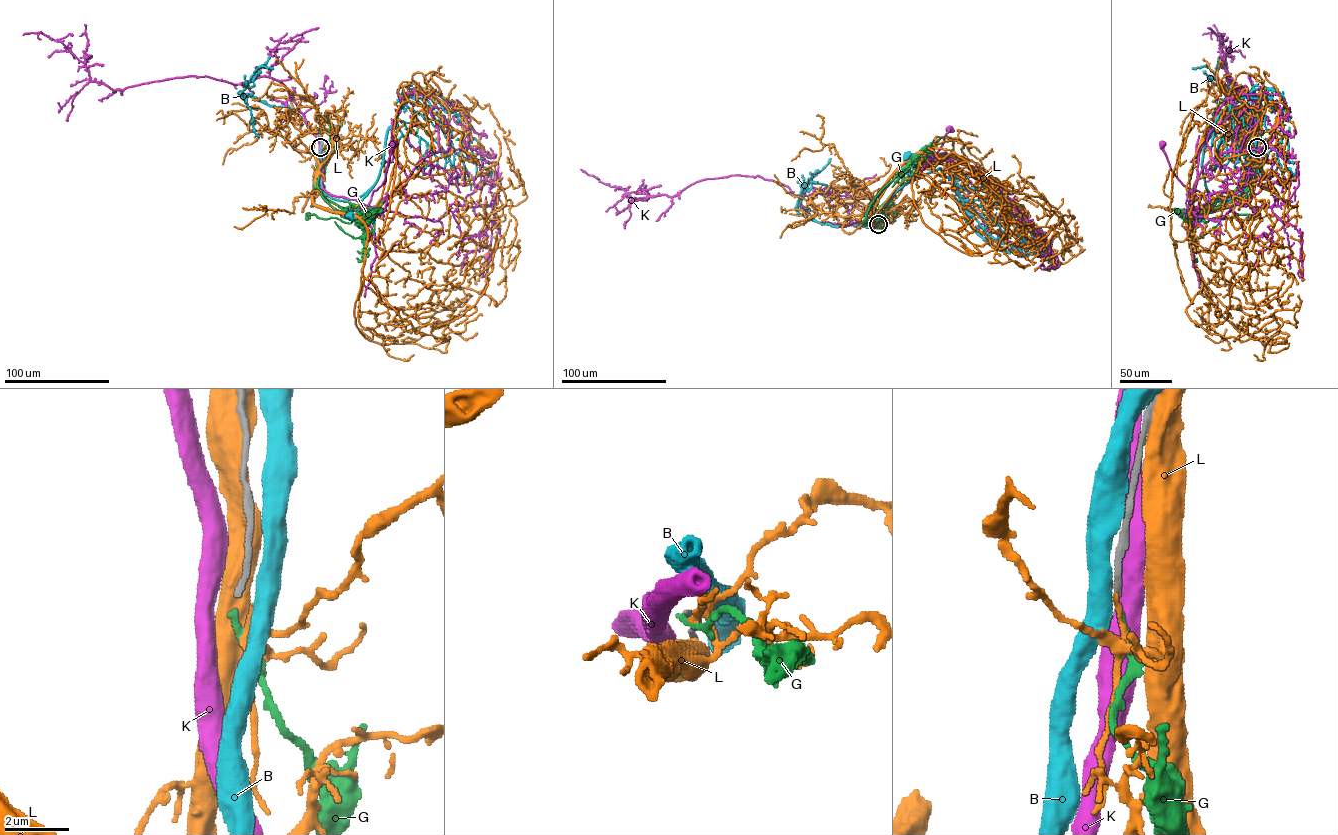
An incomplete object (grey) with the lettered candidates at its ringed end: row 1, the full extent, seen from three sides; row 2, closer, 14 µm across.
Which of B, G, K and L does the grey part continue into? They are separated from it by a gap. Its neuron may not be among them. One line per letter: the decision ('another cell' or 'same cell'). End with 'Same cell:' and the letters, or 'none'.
B: another cell
G: same cell
K: another cell
L: another cell
Same cell: G

